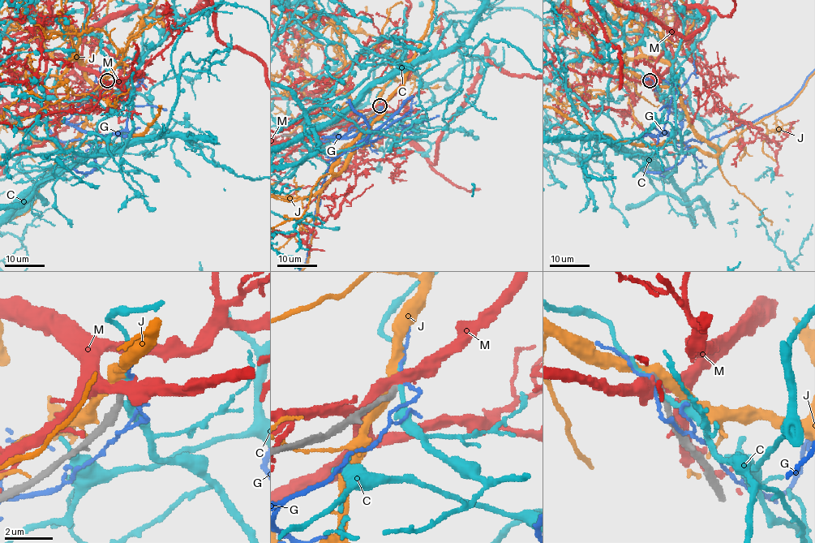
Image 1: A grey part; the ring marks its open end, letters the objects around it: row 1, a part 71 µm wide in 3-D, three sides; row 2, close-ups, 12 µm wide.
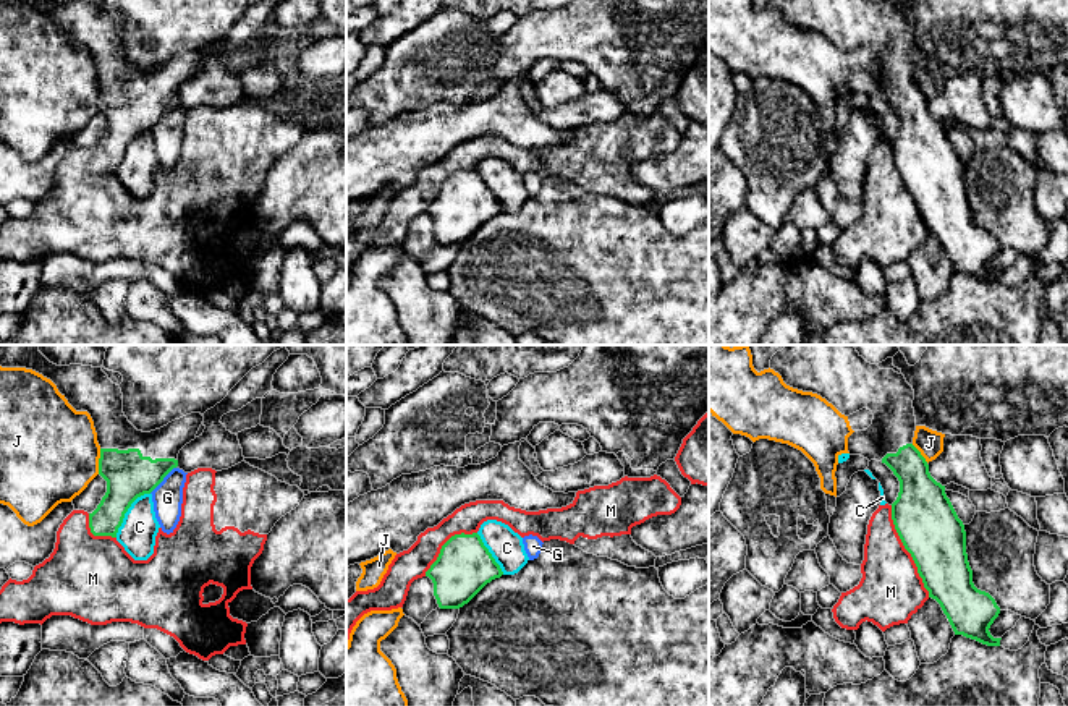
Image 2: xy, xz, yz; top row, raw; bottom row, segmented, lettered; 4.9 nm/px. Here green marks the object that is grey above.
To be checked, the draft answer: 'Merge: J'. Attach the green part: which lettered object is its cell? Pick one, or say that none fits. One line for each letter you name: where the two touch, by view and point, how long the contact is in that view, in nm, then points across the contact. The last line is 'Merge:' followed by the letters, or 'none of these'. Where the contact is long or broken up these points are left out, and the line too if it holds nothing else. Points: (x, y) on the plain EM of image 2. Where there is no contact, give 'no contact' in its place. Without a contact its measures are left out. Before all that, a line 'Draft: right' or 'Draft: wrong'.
Draft: wrong
Merge: none of these

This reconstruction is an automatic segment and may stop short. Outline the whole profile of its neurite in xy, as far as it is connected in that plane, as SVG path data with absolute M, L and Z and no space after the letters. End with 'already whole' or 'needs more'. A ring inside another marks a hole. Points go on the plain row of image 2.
M0 0L0 3L26 5L42 11L57 23L58 29L76 49L91 52L100 83L99 112L107 118L105 133L97 146L89 151L89 165L94 173L117 175L131 141L138 134L150 131L178 104L180 87L196 76L204 58L201 50L191 50L160 66L142 70L125 53L121 26L108 16L102 5L83 2L57 3L53 0Z; needs more

